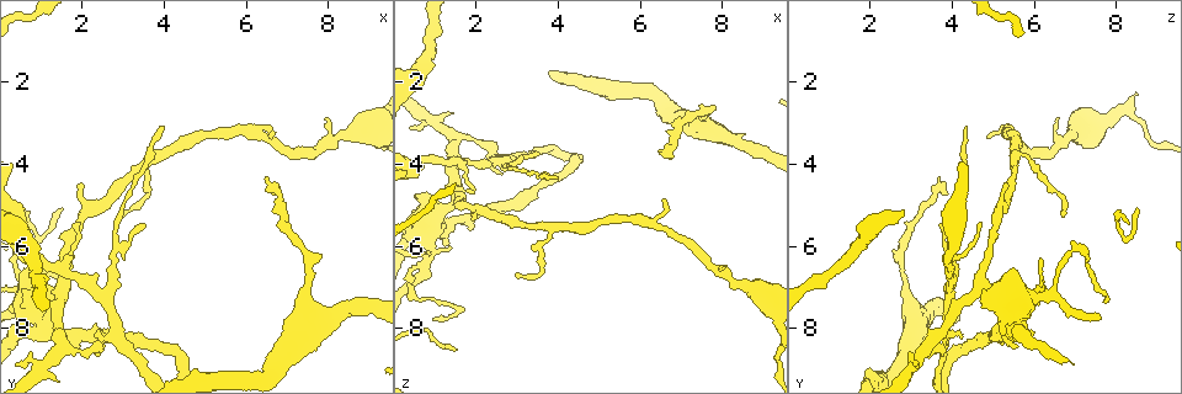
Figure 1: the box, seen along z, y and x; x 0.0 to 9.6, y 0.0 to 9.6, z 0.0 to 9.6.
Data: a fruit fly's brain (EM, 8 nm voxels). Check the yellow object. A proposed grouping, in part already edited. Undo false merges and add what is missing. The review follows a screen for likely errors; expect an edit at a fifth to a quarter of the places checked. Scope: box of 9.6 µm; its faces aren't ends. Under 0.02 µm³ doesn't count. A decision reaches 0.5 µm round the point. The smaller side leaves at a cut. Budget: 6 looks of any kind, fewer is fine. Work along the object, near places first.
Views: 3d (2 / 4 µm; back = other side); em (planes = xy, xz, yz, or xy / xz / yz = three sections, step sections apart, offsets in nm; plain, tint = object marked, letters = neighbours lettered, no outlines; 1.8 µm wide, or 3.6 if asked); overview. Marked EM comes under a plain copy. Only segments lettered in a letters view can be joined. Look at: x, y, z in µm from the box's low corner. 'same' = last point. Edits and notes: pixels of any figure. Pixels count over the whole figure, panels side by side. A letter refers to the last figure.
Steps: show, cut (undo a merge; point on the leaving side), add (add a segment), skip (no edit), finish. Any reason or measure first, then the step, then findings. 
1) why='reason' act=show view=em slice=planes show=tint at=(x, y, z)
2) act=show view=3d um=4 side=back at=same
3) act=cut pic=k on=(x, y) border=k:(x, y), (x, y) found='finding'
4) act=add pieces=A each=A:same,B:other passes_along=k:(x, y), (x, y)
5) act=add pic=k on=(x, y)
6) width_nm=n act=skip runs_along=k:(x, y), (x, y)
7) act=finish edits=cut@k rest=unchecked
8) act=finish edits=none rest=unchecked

why='an open end' act=show view=em slice=xz step=16 show=letters at=(6.60, 3.40, 4.85)

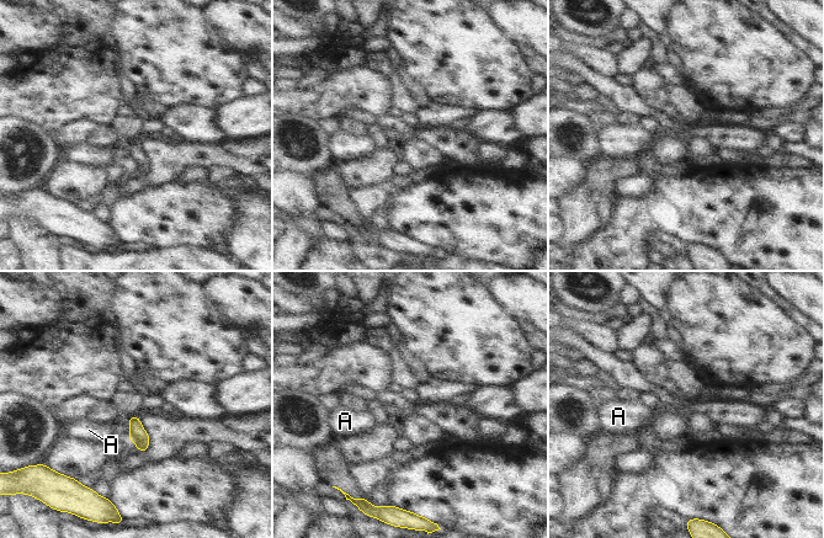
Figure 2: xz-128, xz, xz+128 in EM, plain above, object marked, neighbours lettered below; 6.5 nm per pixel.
why='cut it another way' act=show view=em slice=planes show=letters at=same

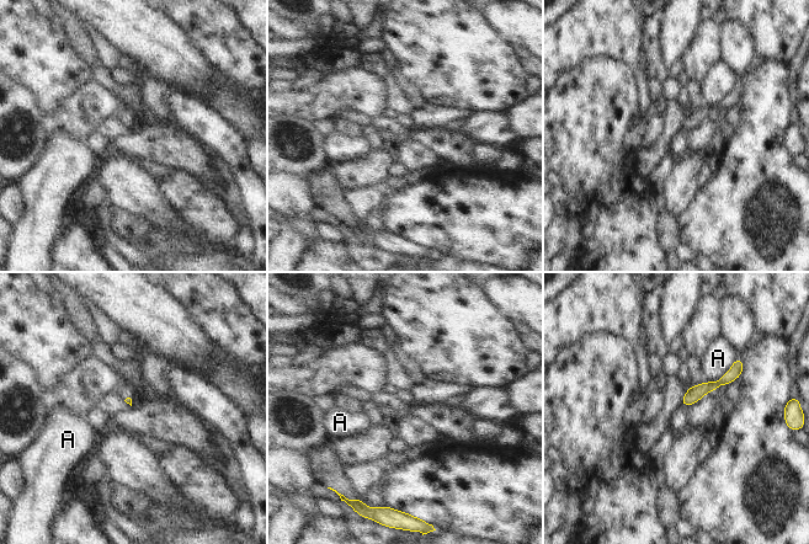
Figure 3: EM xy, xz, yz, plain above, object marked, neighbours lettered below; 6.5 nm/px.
act=skip each=A:other runs_along=3:(738, 363), (724, 380), (684, 401) found='none of them fits'

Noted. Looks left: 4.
why='thin end' act=show view=3d um=4 at=(2.90, 5.25, 6.75)

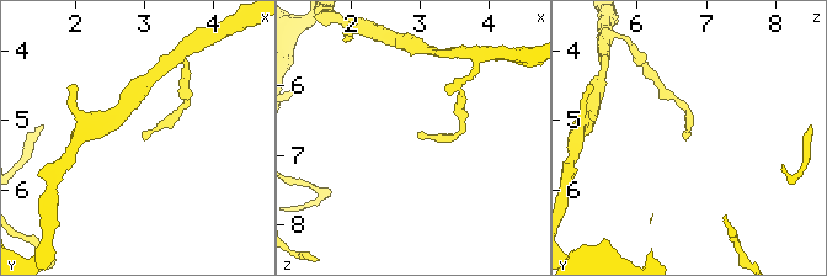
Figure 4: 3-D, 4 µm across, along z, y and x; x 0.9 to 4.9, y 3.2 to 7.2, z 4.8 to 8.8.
why='now the EM' act=show view=em slice=planes show=letters at=(2.95, 5.20, 6.75)

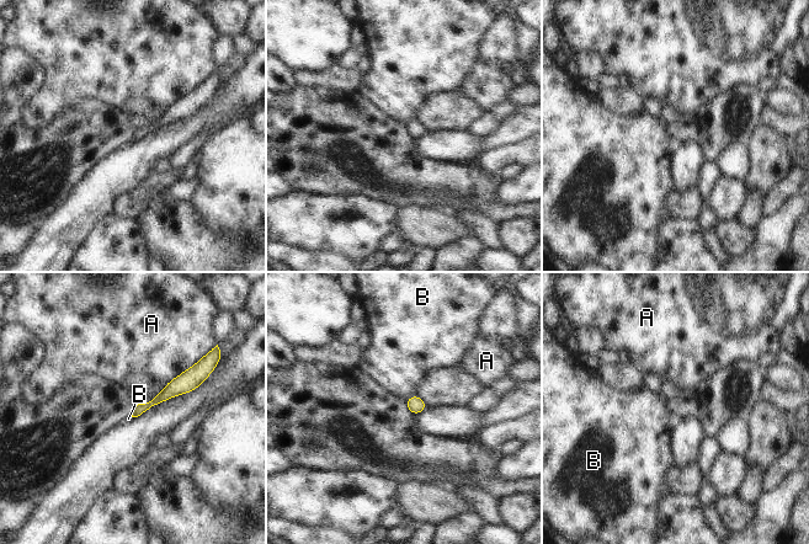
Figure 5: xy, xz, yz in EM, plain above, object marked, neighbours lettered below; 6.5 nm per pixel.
width_nm=70 act=skip each=A:other,B:other border=5:(415, 394), (405, 399) found='none of them fits'

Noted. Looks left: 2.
act=finish edits=none rest=unchecked

